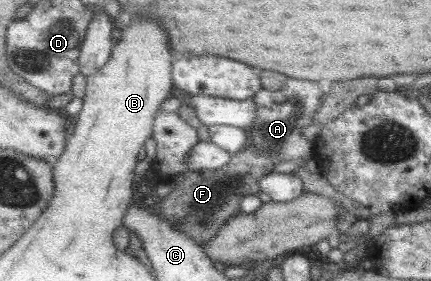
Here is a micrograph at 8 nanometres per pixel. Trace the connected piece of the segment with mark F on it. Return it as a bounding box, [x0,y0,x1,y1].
[154,145,278,245]

